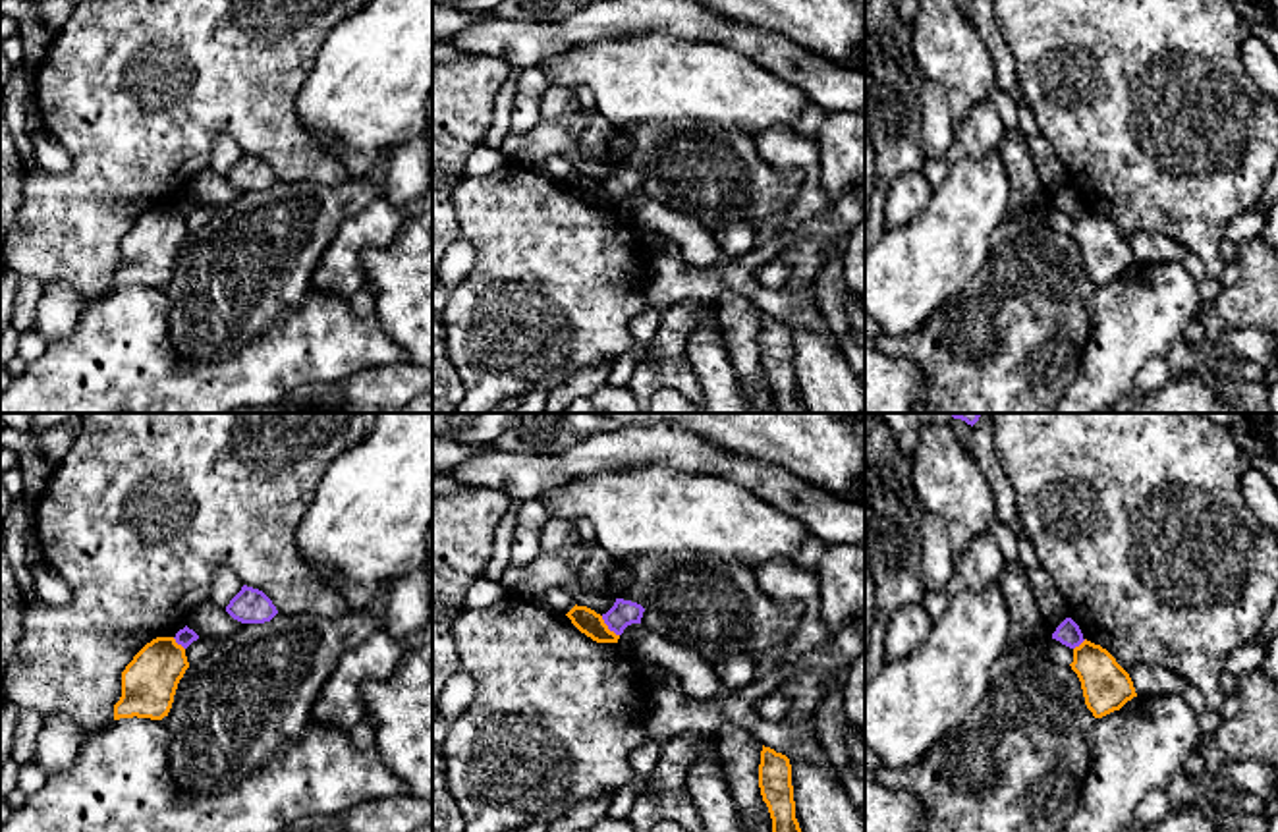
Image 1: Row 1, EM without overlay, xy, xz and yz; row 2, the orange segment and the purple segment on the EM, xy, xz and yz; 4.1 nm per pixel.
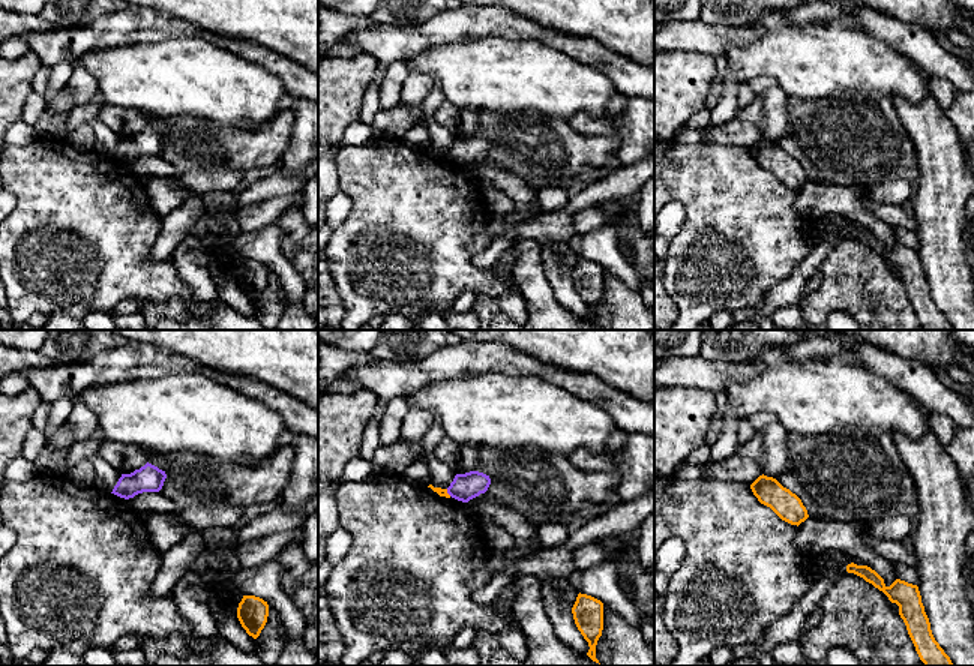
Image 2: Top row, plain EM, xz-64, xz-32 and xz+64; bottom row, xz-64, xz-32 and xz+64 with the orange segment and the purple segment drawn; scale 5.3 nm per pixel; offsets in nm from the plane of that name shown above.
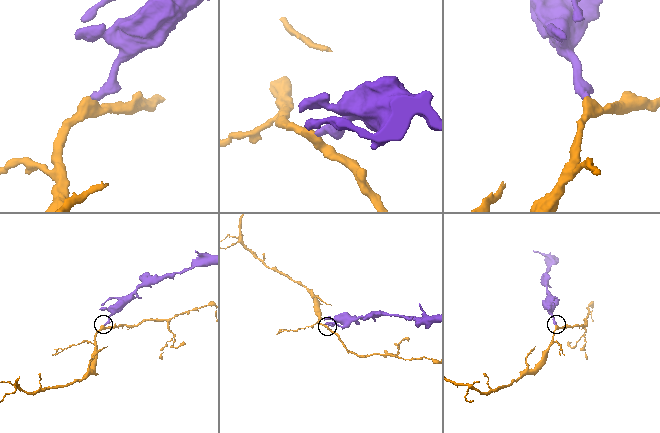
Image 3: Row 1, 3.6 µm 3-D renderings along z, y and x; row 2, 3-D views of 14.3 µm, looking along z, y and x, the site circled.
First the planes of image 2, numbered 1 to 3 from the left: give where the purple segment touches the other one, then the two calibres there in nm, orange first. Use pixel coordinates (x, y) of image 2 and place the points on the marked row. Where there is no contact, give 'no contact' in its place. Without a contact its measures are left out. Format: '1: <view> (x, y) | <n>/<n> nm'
1: no contact
2: xz-32 (446, 492) | 50/140 nm
3: no contact

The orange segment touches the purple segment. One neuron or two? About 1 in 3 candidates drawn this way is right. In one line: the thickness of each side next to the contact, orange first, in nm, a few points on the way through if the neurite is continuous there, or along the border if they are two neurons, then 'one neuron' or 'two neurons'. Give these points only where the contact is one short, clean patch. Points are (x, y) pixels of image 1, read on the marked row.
calibres 100 and 110 nm; border xz (601, 616), (618, 636); two neurons

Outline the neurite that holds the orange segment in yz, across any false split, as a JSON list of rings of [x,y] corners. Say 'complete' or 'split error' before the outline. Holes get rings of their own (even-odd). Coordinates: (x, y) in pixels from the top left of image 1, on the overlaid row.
complete; [[[1085,639],[1073,649],[1070,666],[1081,681],[1085,705],[1095,718],[1120,710],[1137,697],[1129,674],[1100,645]]]

